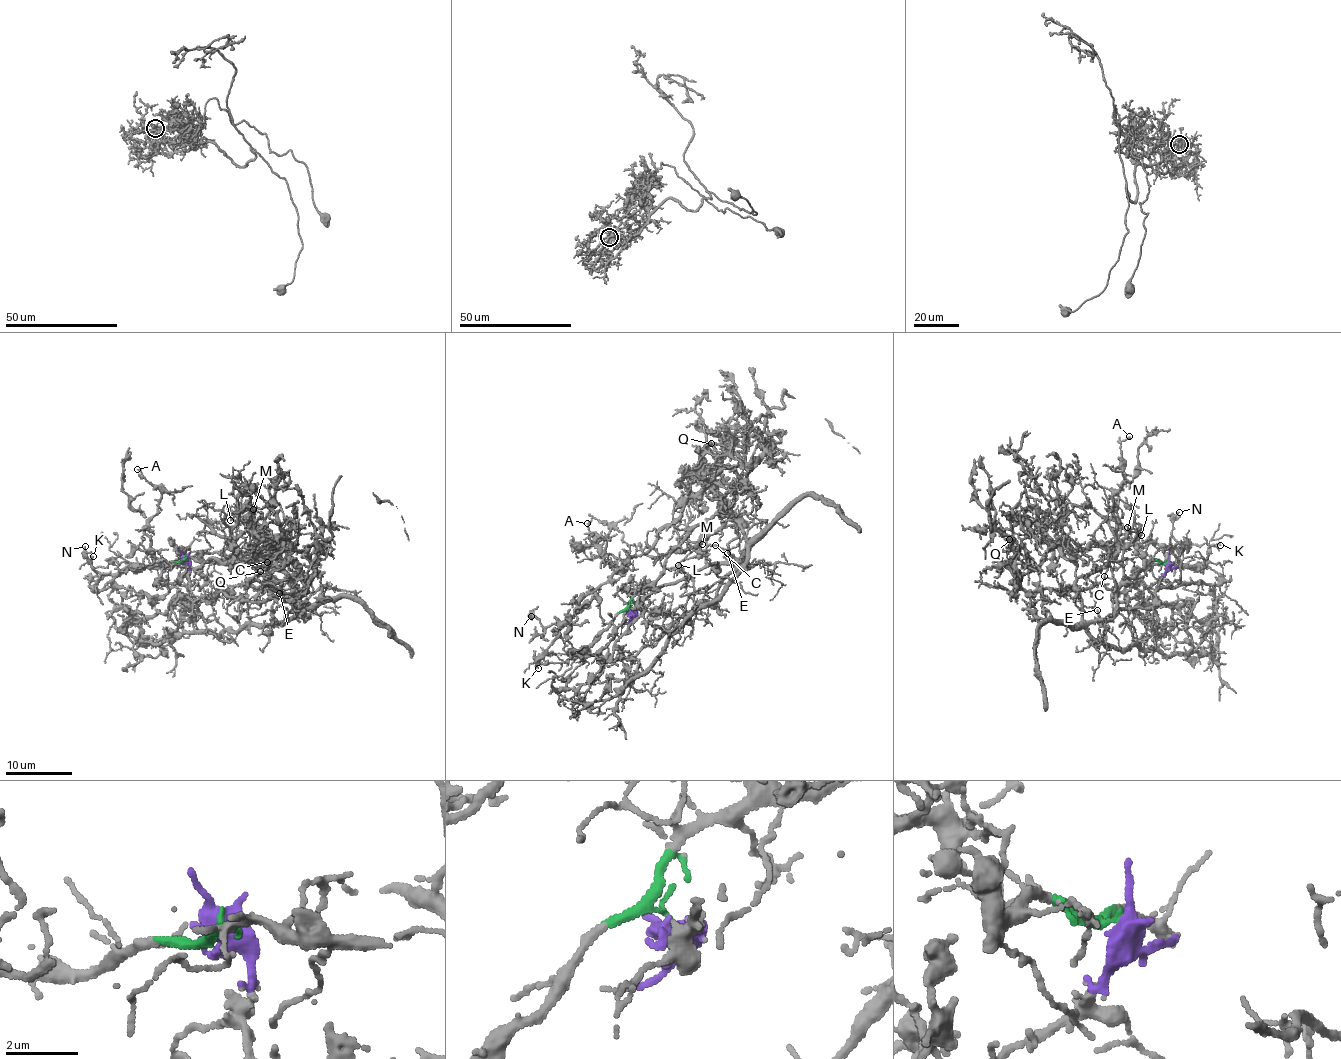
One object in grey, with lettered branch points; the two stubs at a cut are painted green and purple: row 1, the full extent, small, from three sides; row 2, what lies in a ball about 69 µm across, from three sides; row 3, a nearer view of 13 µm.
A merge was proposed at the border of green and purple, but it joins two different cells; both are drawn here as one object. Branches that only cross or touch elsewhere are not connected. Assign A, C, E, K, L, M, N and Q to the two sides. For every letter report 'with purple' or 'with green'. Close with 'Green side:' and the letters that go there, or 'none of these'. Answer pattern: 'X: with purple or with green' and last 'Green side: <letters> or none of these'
A: with purple
C: with green
E: with green
K: with green
L: with green
M: with green
N: with purple
Q: with purple
Green side: C, E, K, L, M

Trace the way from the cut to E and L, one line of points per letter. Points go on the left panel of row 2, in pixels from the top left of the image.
E: (184, 557), (182, 561), (213, 562), (238, 557), (266, 559), (279, 568), (292, 587), (292, 597), (279, 593)
L: (184, 557), (182, 561), (213, 562), (258, 556), (256, 536), (246, 522), (235, 514), (230, 520)

